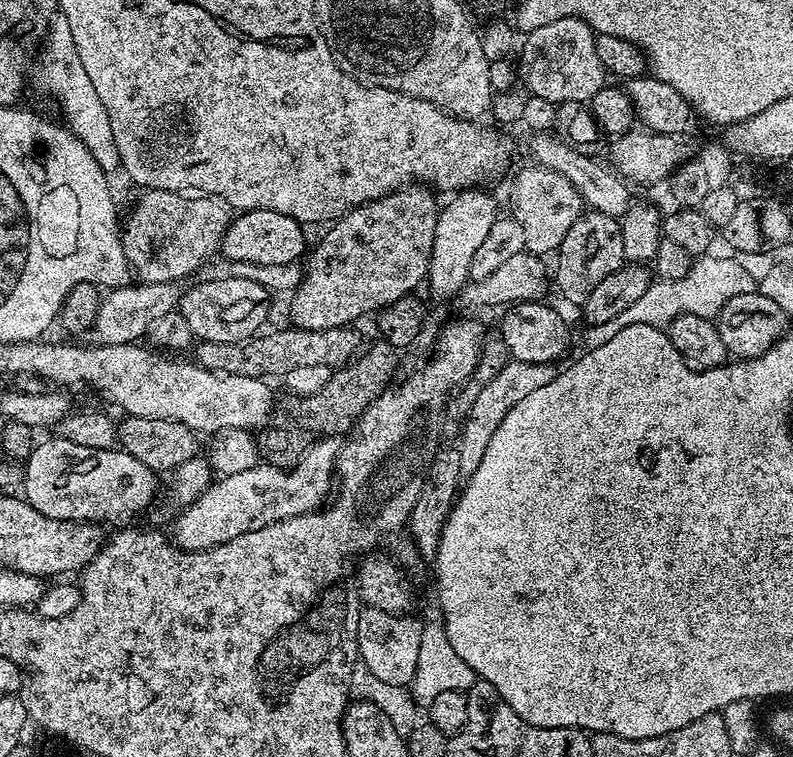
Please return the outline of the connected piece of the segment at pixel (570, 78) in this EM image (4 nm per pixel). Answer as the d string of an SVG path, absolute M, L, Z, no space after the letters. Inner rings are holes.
M563 16L546 26L538 26L538 30L527 33L518 48L518 80L524 83L525 93L538 99L545 99L557 105L562 102L578 102L579 104L590 101L594 94L606 85L606 73L602 62L598 62L596 49L597 33L591 26L578 16Z

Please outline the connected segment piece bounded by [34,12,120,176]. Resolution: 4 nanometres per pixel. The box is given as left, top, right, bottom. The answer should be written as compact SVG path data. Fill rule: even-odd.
M59 12L53 16L48 24L48 34L44 37L39 52L40 59L37 60L37 67L34 70L35 74L40 76L36 80L37 84L44 88L48 95L59 96L62 110L67 118L65 121L75 136L83 142L83 145L93 155L98 166L109 176L113 175L114 171L118 172L120 155L114 145L109 115L106 114L105 106L98 98L98 94L95 93L94 86L90 84L90 78L87 78L85 72L80 70L80 59L73 49L73 35L70 31L70 24L65 16ZM60 65L62 65L63 70L62 79L60 79Z

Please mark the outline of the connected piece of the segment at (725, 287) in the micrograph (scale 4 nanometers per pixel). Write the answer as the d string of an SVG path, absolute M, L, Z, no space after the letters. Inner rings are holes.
M712 255L697 257L692 263L691 270L683 278L653 281L641 298L628 306L622 314L618 314L618 317L608 322L587 325L582 334L583 347L596 349L603 343L610 342L619 331L632 325L654 325L664 328L671 324L674 318L683 314L694 313L695 316L712 320L730 298L757 291L758 282L753 278L752 272L742 266L738 258Z

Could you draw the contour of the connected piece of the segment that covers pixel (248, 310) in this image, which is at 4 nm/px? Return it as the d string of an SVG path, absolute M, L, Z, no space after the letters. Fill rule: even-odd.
M206 278L202 284L196 284L188 293L178 300L178 310L186 318L186 326L190 326L193 337L197 341L218 342L219 344L238 344L241 340L251 340L261 331L264 319L268 316L268 300L270 294L258 282L250 282L246 278L222 278L213 280Z

